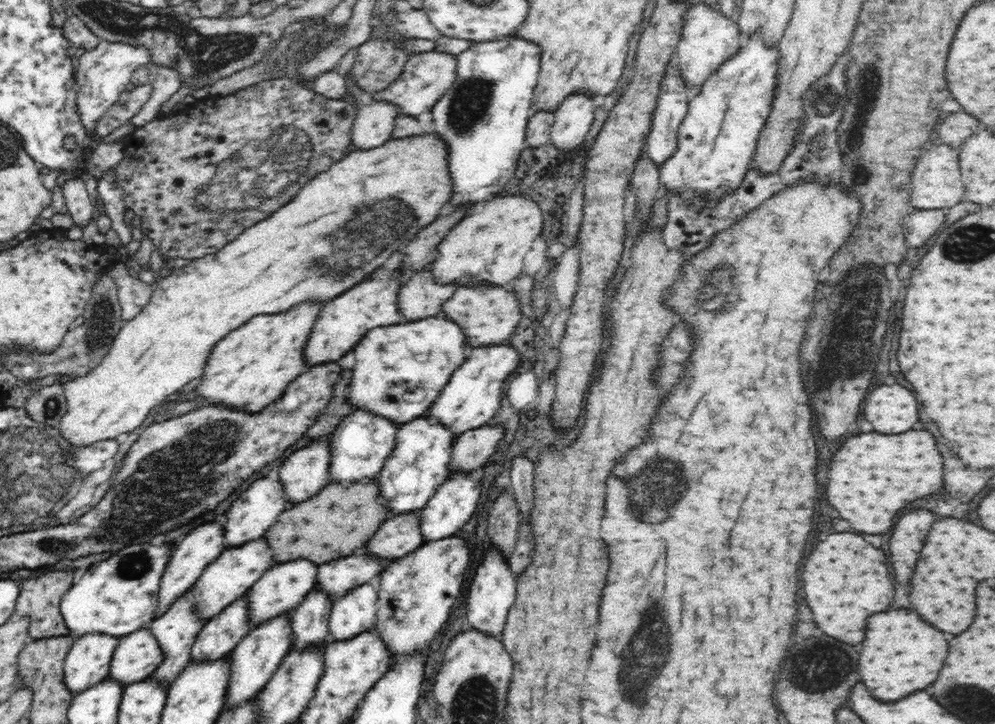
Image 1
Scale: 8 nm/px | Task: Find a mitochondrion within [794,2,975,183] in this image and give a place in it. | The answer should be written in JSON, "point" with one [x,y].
{"point":[867,77]}

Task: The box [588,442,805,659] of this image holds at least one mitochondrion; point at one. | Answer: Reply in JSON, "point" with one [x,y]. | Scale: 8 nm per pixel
{"point":[650,493]}

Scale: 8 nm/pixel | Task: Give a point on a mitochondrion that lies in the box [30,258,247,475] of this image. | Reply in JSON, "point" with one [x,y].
{"point":[101,329]}

